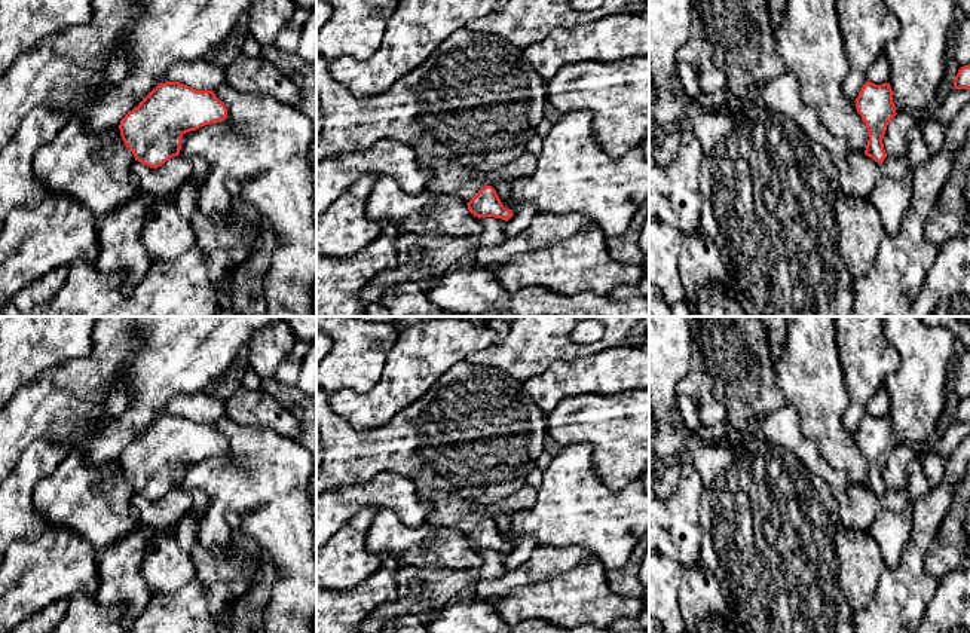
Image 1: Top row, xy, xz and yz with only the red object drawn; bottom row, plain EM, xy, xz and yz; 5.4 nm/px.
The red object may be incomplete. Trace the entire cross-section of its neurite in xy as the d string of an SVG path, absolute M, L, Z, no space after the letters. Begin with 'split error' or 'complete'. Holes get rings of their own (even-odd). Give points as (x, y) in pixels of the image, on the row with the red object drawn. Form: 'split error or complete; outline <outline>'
complete; outline M165 82L120 120L119 129L135 160L156 169L180 155L186 132L226 117L227 108L212 91Z

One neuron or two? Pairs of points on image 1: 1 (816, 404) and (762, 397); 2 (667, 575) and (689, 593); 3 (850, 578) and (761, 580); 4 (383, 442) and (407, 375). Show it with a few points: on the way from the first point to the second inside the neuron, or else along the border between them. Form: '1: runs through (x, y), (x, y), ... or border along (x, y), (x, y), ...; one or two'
1: border along (773, 367), (776, 385), (788, 401); two
2: border along (685, 566), (679, 590), (682, 617); two
3: runs through (828, 580), (783, 580); one
4: border along (418, 400), (407, 404), (389, 422), (357, 431); two

